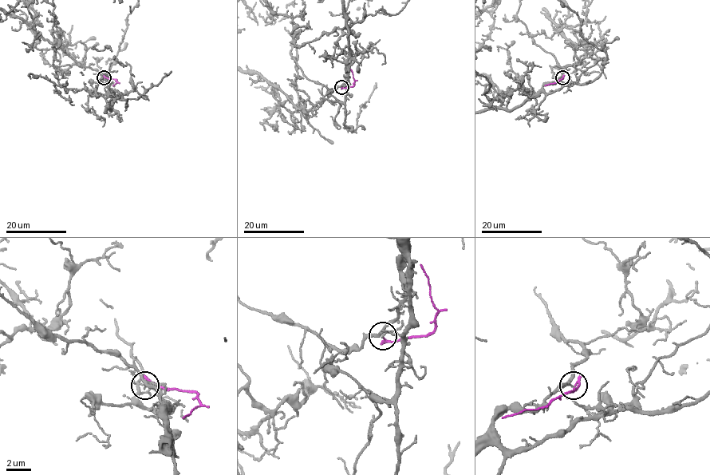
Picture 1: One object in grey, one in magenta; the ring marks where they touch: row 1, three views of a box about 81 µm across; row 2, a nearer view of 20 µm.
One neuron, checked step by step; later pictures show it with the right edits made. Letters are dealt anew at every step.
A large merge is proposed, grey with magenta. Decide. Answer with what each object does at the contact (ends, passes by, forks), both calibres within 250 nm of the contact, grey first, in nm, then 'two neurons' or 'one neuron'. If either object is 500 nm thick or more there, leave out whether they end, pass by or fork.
grey forks there; magenta ends there; 150 nm thick on the grey side, 200 nm on the other; two neurons

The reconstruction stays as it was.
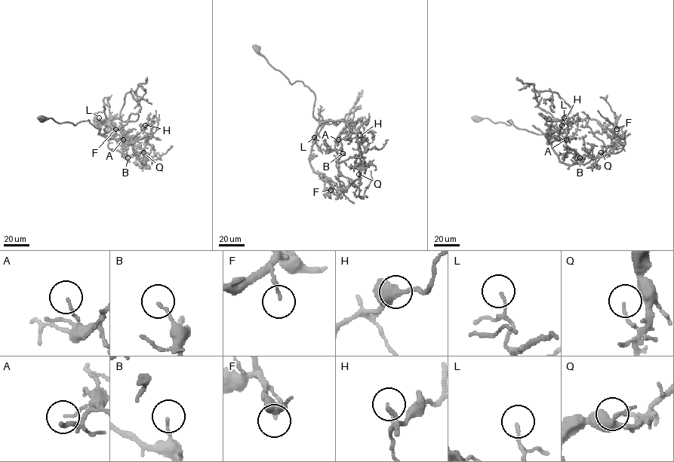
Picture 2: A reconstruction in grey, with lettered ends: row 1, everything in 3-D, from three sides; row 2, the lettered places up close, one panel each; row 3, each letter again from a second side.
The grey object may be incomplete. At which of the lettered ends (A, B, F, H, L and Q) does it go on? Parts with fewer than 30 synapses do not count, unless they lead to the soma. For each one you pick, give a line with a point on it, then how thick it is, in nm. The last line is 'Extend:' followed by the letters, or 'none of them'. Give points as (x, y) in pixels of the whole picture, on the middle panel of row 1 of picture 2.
Q: (358, 174) | 100 nm
Extend: Q

